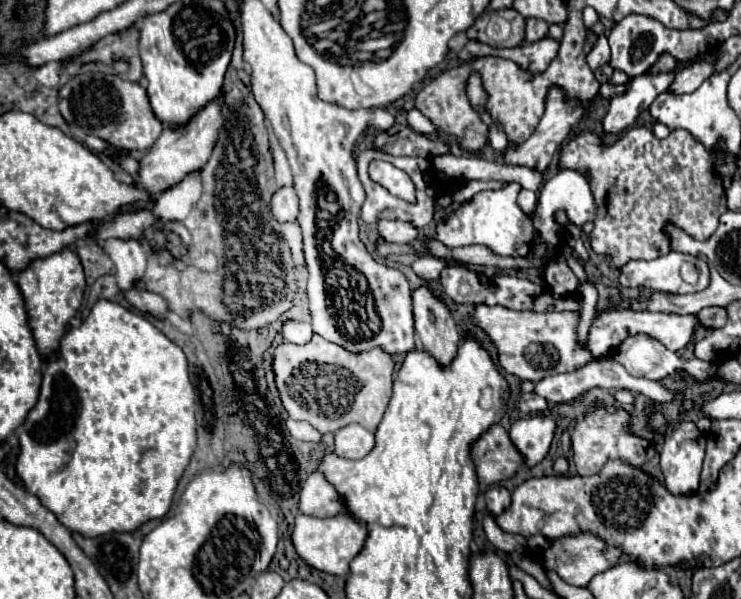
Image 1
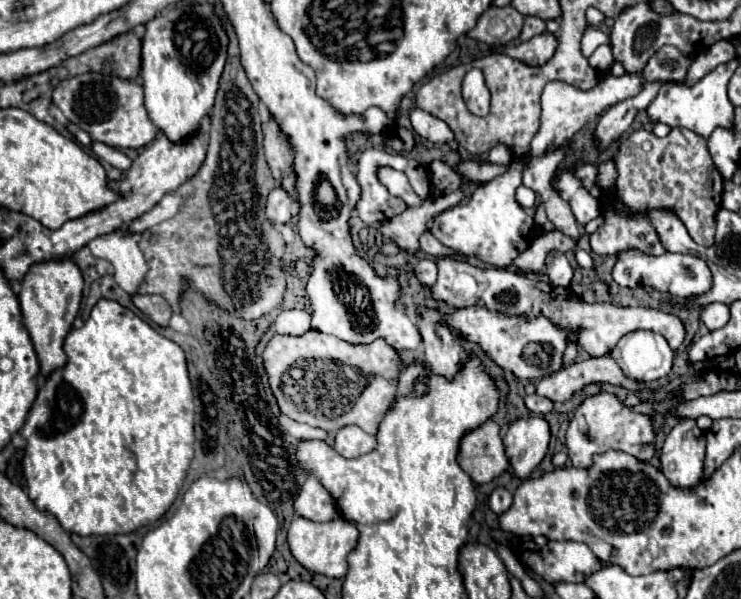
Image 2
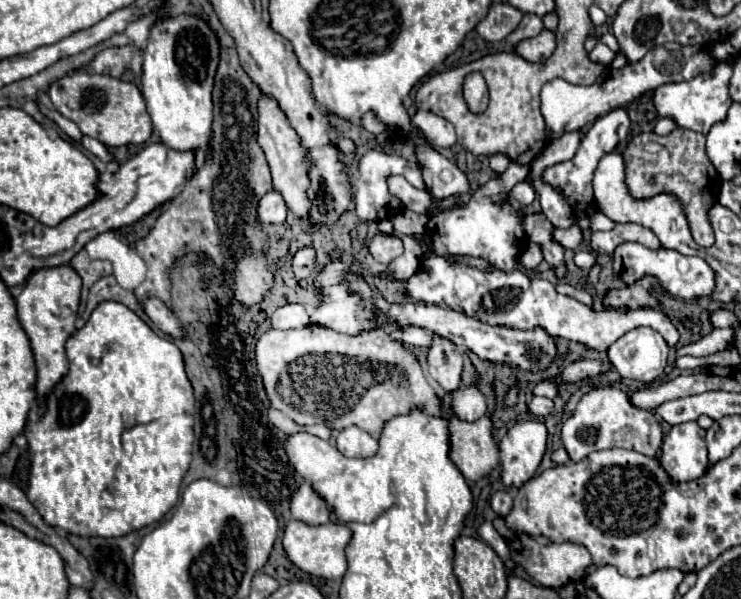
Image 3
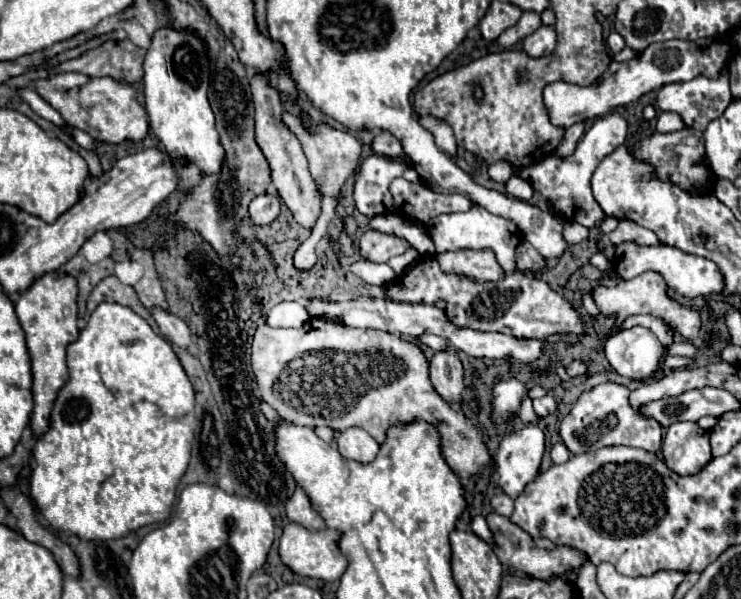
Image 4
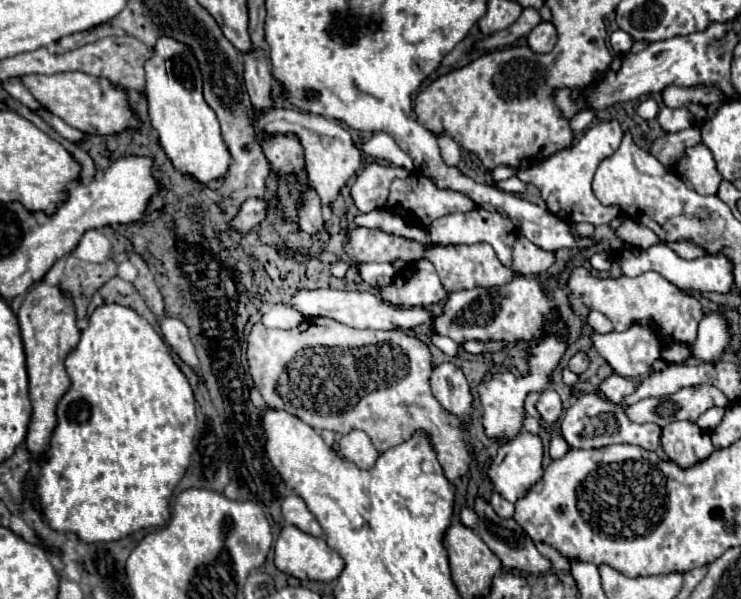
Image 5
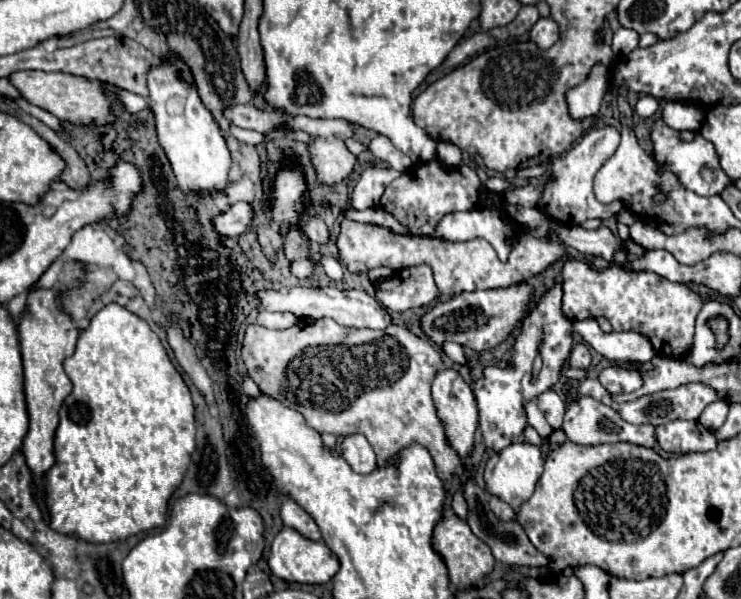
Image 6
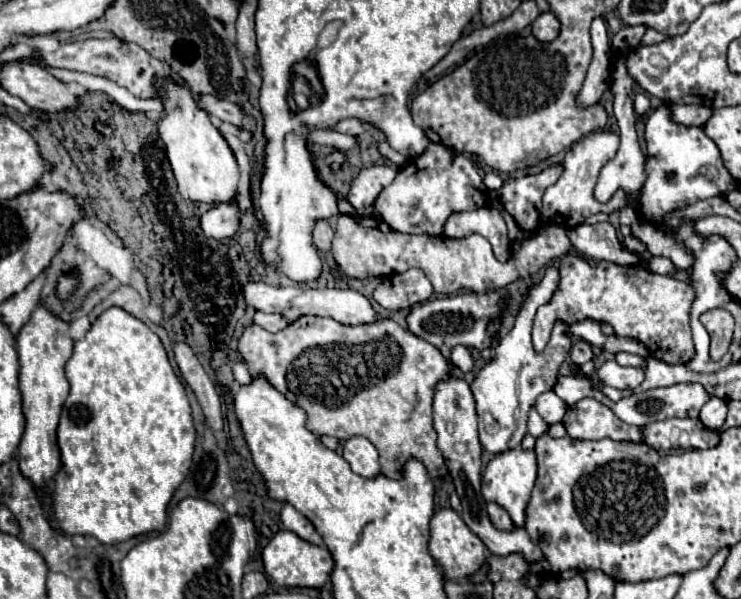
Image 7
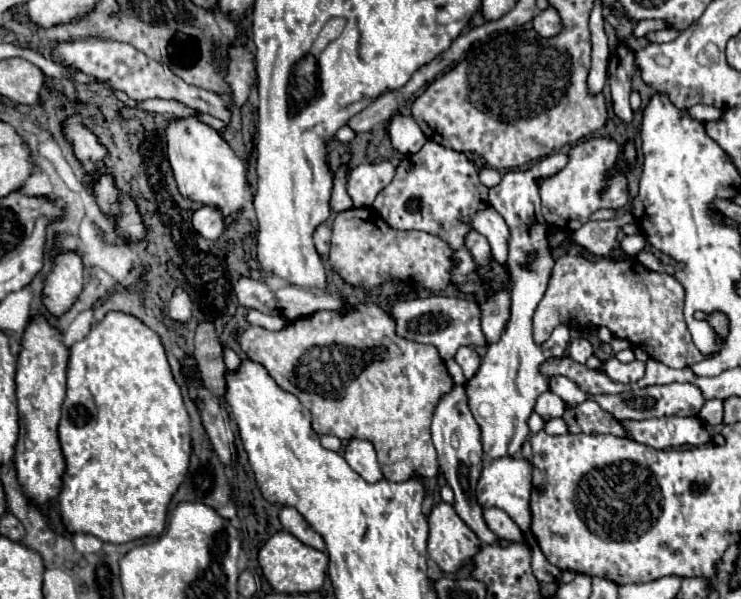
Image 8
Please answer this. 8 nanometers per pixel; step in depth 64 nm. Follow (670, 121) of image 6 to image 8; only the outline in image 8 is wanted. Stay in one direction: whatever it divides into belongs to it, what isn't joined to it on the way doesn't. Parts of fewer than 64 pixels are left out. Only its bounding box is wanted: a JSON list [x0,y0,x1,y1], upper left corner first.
[688,104,724,122]

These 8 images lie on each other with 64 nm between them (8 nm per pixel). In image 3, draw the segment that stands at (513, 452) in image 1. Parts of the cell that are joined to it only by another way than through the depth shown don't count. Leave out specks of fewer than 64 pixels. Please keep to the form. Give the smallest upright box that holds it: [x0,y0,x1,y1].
[446,414,500,480]

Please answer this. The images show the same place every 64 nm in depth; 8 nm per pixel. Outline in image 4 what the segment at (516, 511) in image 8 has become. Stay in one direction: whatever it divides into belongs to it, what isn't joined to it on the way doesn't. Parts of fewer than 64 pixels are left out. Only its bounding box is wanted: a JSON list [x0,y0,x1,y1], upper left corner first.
[496,426,544,500]

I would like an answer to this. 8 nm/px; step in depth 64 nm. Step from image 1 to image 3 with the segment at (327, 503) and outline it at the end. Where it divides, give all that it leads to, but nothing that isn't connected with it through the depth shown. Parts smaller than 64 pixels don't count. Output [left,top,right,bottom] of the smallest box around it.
[290,482,330,526]

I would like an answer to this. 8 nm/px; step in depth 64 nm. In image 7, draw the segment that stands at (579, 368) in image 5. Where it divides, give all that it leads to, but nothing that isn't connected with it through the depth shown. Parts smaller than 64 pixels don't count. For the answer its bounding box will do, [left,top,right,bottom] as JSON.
[570,340,592,366]

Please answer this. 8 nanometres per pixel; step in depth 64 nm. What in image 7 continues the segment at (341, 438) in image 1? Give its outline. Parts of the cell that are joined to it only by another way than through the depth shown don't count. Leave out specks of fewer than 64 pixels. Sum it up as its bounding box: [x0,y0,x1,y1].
[344,436,380,478]

